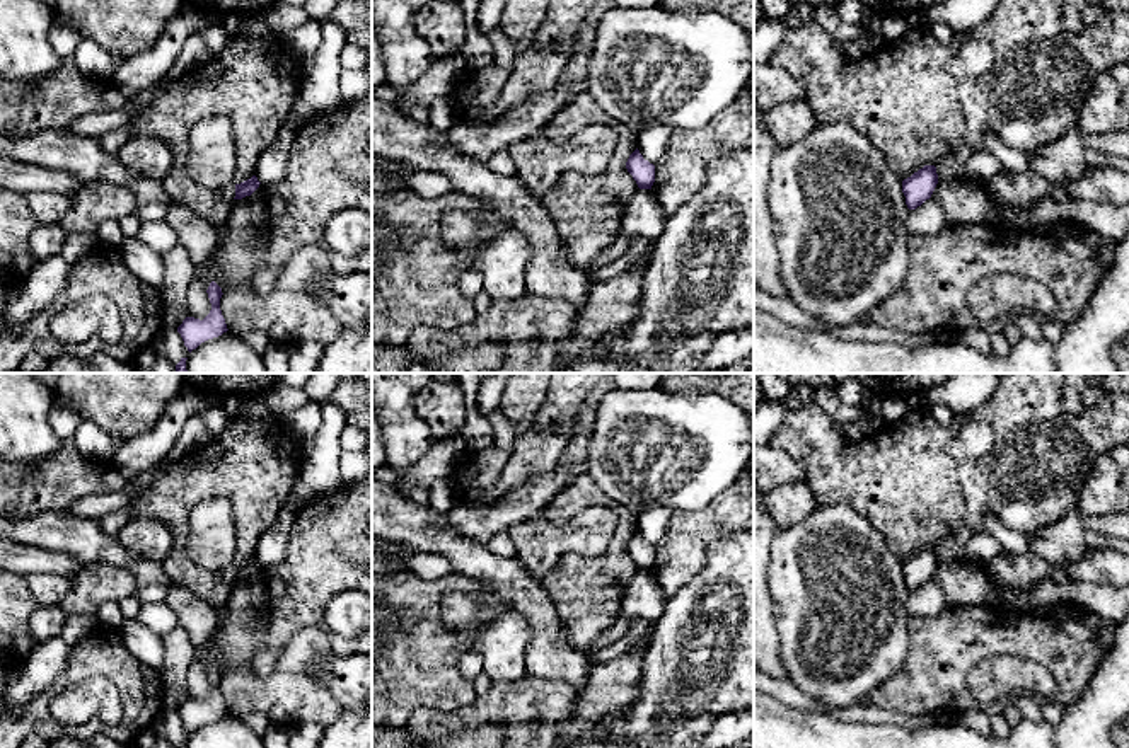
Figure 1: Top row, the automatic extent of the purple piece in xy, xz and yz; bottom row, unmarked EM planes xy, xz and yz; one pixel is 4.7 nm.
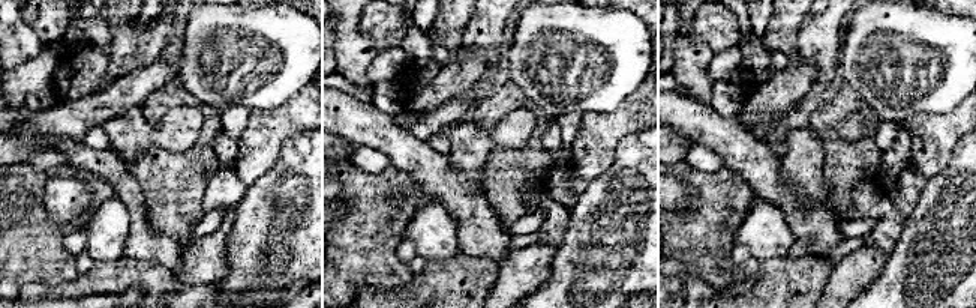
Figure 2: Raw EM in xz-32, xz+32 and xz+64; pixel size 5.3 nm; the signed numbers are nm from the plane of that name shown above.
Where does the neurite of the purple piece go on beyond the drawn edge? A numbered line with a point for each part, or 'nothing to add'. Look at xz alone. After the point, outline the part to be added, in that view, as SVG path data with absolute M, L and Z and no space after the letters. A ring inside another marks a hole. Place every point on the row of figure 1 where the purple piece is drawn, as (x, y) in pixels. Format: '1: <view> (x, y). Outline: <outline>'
nothing to add

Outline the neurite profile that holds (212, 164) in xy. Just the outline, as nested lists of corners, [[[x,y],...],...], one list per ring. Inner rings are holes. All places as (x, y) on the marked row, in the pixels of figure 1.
[[[210,116],[189,131],[186,174],[206,189],[235,184],[235,141],[227,116]]]

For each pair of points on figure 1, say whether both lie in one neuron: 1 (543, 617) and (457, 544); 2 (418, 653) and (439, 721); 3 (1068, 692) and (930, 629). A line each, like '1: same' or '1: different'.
1: same
2: different
3: same

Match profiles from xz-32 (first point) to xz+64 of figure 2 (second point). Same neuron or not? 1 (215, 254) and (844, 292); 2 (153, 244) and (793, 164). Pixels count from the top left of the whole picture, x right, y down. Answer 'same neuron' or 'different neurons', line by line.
1: same neuron
2: different neurons

